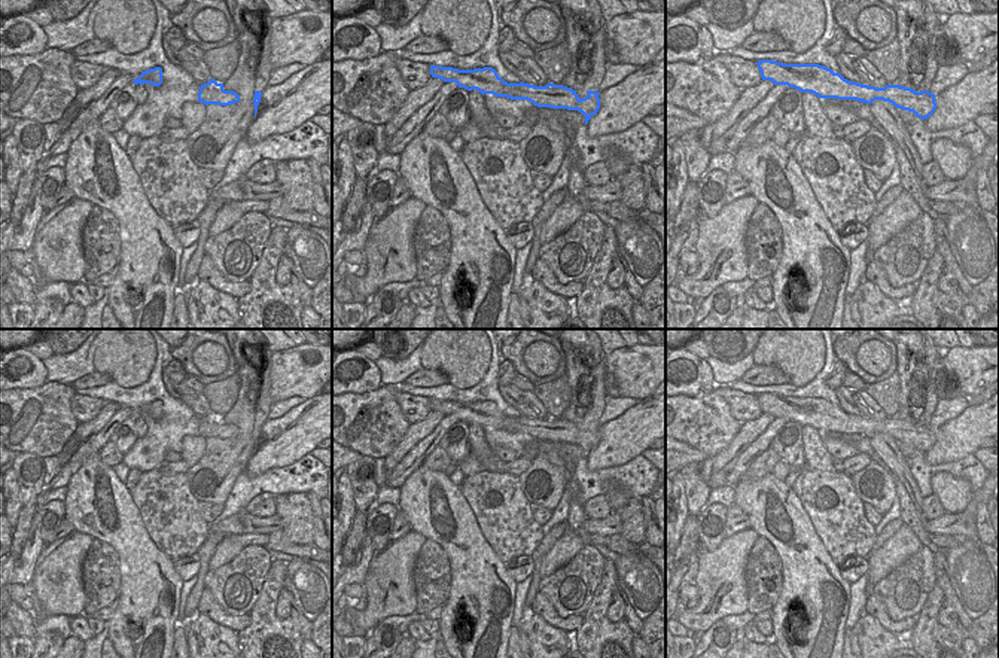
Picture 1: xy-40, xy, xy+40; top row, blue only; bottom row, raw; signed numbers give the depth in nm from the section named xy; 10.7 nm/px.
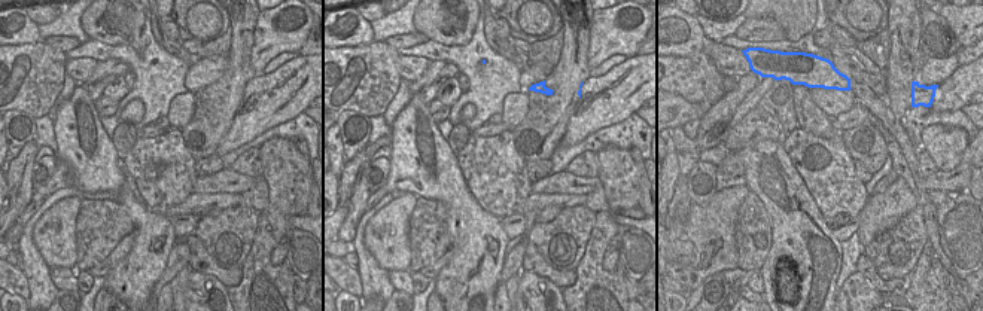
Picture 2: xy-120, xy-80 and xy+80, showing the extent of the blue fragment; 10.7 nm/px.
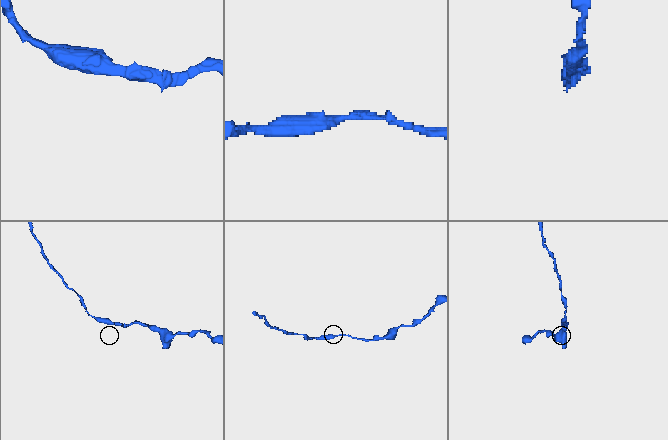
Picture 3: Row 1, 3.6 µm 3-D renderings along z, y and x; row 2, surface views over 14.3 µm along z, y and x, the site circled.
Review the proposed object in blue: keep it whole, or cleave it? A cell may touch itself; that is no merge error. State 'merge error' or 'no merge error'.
no merge error

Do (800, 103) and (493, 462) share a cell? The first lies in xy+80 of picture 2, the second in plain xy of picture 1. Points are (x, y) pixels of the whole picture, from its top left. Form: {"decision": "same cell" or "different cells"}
{"decision": "same cell"}

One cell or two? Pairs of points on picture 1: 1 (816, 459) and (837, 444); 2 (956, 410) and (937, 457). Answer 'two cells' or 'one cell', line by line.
1: two cells
2: two cells

